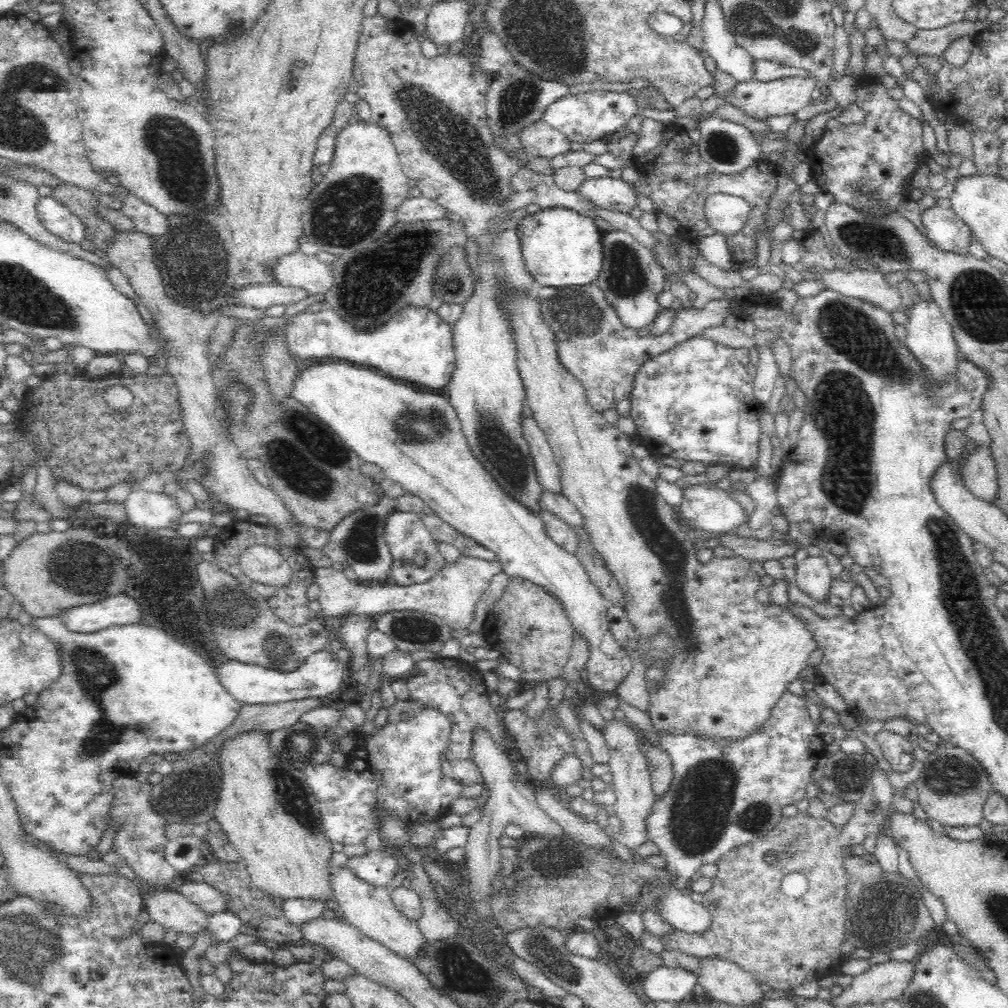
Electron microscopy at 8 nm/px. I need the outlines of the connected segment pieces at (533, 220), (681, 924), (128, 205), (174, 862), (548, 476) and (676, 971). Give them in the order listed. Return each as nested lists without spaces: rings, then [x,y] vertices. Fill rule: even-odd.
[[[548,208],[526,216],[516,226],[520,230],[524,261],[540,287],[587,287],[598,280],[604,254],[602,232],[594,221],[566,208]]]
[[[688,890],[685,896],[682,893],[670,893],[666,895],[663,898],[663,915],[667,916],[677,930],[686,933],[686,935],[703,935],[712,928],[713,918],[703,904],[698,904],[690,899],[691,893]]]
[[[131,194],[123,202],[124,206],[121,208],[121,212],[133,222],[136,229],[140,229],[142,233],[147,233],[149,236],[165,232],[165,216],[152,206],[145,204]]]
[[[192,835],[182,836],[178,840],[170,840],[164,846],[165,861],[179,873],[194,869],[203,863],[200,842],[200,838]]]
[[[528,417],[523,422],[523,433],[532,457],[536,483],[541,490],[562,493],[561,470],[542,429],[533,418]]]
[[[660,965],[640,980],[641,993],[653,1001],[677,1004],[689,1000],[700,989],[698,977],[693,971],[682,967]]]

